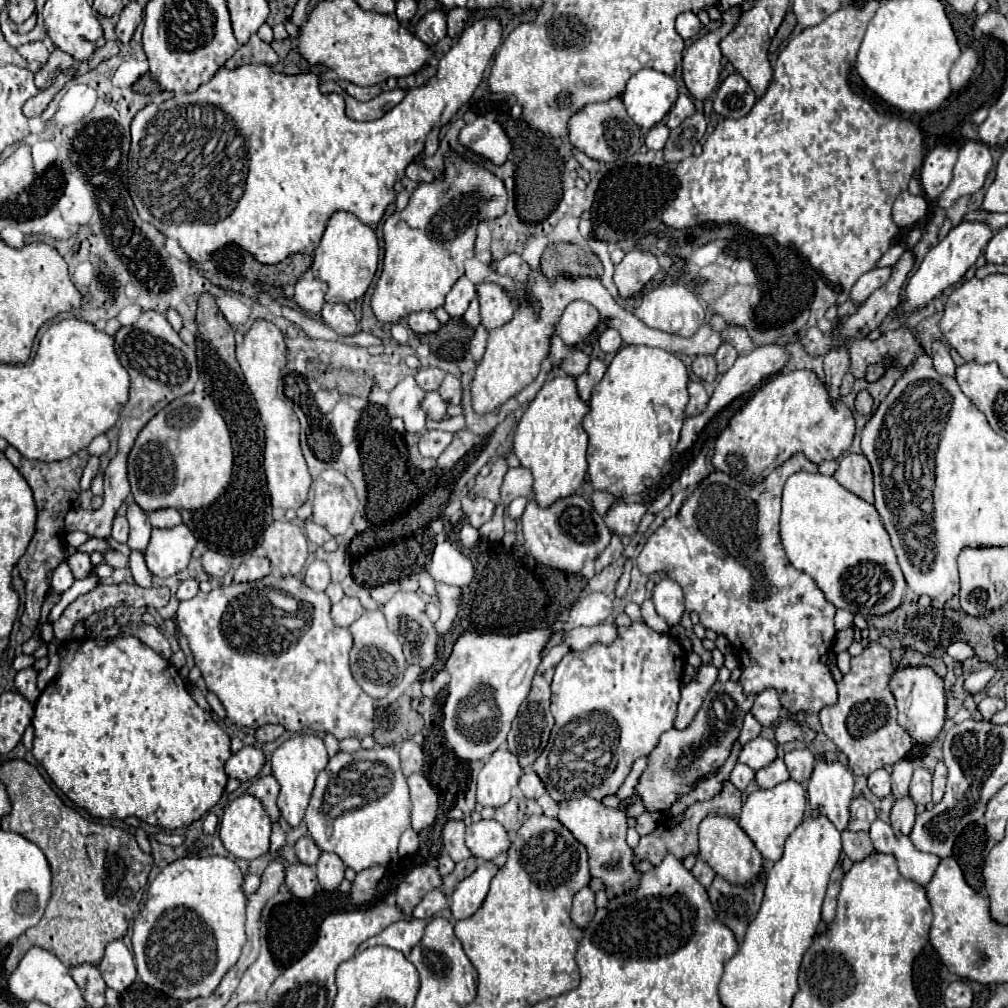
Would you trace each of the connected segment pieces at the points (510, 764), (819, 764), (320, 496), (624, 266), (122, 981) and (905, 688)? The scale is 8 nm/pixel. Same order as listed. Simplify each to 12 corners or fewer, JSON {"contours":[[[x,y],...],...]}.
{"contours":[[[506,747],[496,749],[478,775],[476,799],[502,807],[522,767]],[[818,753],[808,803],[840,831],[850,817],[852,771]],[[318,475],[314,523],[344,535],[358,509],[348,477]],[[630,251],[614,283],[632,297],[662,271],[652,251]],[[120,939],[108,943],[98,969],[114,991],[136,979],[134,957]],[[894,667],[898,723],[916,743],[944,727],[944,679],[932,667]]]}

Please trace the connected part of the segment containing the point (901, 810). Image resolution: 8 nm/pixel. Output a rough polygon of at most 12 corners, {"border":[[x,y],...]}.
{"border":[[906,795],[894,803],[890,825],[910,835],[916,805]]}

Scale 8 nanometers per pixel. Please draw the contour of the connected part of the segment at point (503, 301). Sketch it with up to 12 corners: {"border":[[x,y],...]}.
{"border":[[496,283],[476,285],[486,331],[512,319],[514,305]]}

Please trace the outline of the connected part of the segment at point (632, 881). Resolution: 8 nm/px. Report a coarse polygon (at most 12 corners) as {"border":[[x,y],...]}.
{"border":[[626,797],[558,803],[556,819],[588,849],[608,893],[636,889]]}

